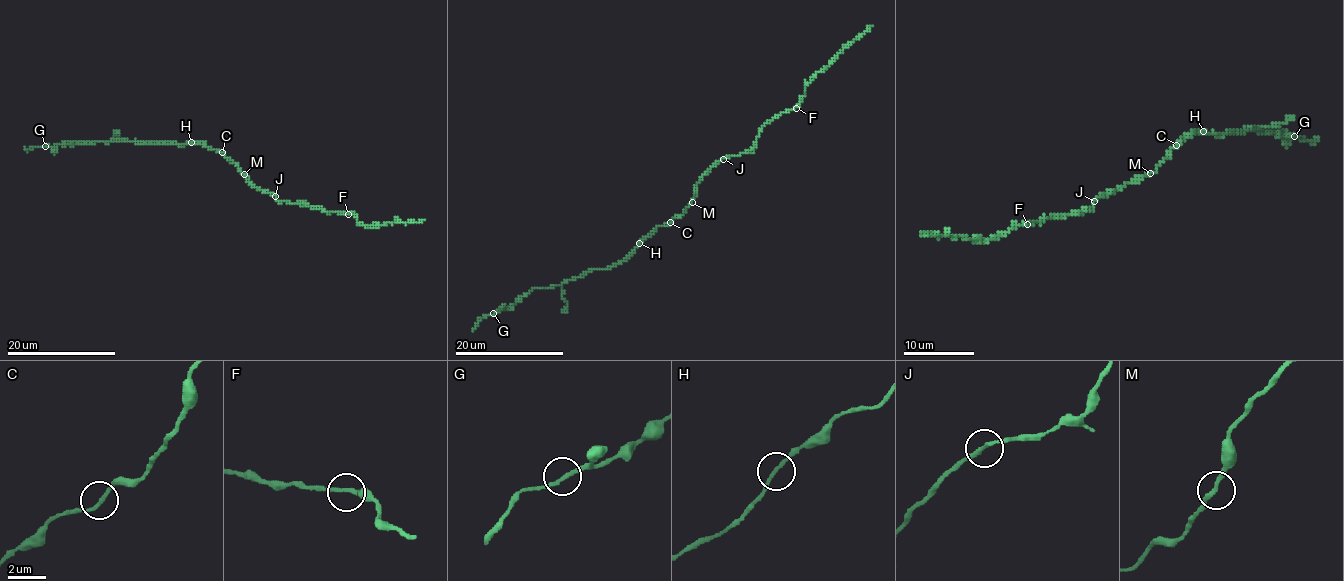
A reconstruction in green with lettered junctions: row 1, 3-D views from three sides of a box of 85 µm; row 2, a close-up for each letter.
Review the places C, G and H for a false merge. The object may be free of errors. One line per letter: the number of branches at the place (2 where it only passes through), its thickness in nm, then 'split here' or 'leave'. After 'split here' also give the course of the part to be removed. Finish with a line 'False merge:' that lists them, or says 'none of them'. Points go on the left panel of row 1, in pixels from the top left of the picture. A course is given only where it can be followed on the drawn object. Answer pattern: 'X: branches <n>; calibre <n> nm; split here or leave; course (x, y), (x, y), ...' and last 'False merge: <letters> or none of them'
C: branches 2; calibre 200 nm; leave
G: branches 2; calibre 200 nm; leave
H: branches 2; calibre 200 nm; leave
False merge: none of them

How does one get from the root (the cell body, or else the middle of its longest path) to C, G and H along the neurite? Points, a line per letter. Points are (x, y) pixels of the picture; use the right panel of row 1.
C: (1150, 173), (1177, 145)
G: (1150, 173), (1191, 135), (1258, 129), (1284, 131), (1294, 136)
H: (1150, 173), (1182, 140), (1203, 131)

